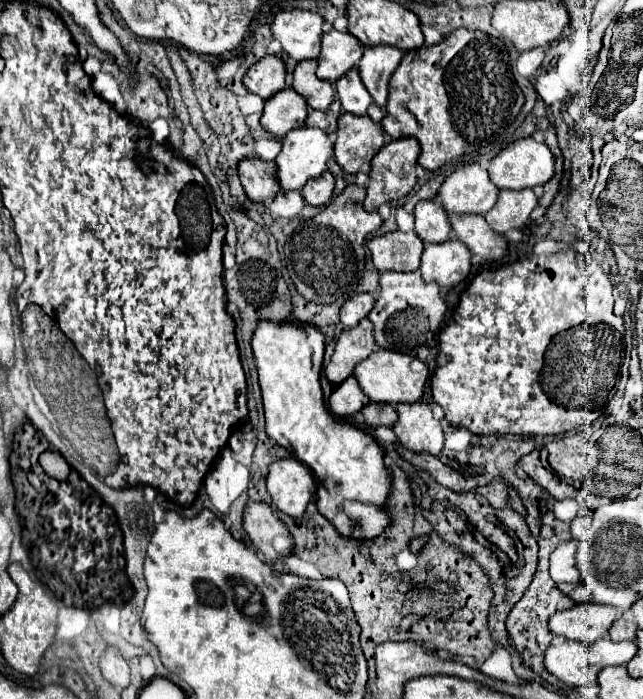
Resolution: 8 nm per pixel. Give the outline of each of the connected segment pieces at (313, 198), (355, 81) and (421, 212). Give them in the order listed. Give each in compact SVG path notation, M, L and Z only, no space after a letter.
M324 170L322 176L318 176L314 180L308 180L308 184L300 192L302 192L306 204L310 204L310 206L324 206L332 198L334 176L328 170Z
M350 68L338 82L336 82L336 92L342 102L342 110L362 116L366 114L372 96L368 94L366 86L362 84L362 78L358 74L358 68Z
M422 200L414 208L416 232L424 244L438 244L450 238L450 220L446 210L434 200Z

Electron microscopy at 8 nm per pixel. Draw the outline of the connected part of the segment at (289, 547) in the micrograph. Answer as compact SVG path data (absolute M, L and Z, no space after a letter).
M250 502L244 510L244 530L252 544L264 554L266 562L274 564L294 554L294 540L280 518L264 502Z

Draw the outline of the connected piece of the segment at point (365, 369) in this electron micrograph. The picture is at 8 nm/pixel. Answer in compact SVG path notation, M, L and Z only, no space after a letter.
M376 350L372 356L364 358L356 368L354 376L360 382L360 388L372 402L384 402L384 404L398 404L398 402L416 402L420 400L426 378L428 378L428 366L418 360L416 356L394 352L394 350Z

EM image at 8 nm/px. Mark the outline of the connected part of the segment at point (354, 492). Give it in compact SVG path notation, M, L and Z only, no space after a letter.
M258 324L252 350L262 388L266 434L288 452L292 450L300 462L310 466L328 494L340 498L342 512L346 514L346 522L340 522L344 526L334 524L340 528L340 536L348 536L346 540L350 540L354 536L352 530L360 528L356 520L362 520L362 540L376 540L382 536L390 526L384 504L392 490L392 476L390 468L384 464L384 450L370 434L328 414L320 386L322 360L308 342L304 328L296 324Z

